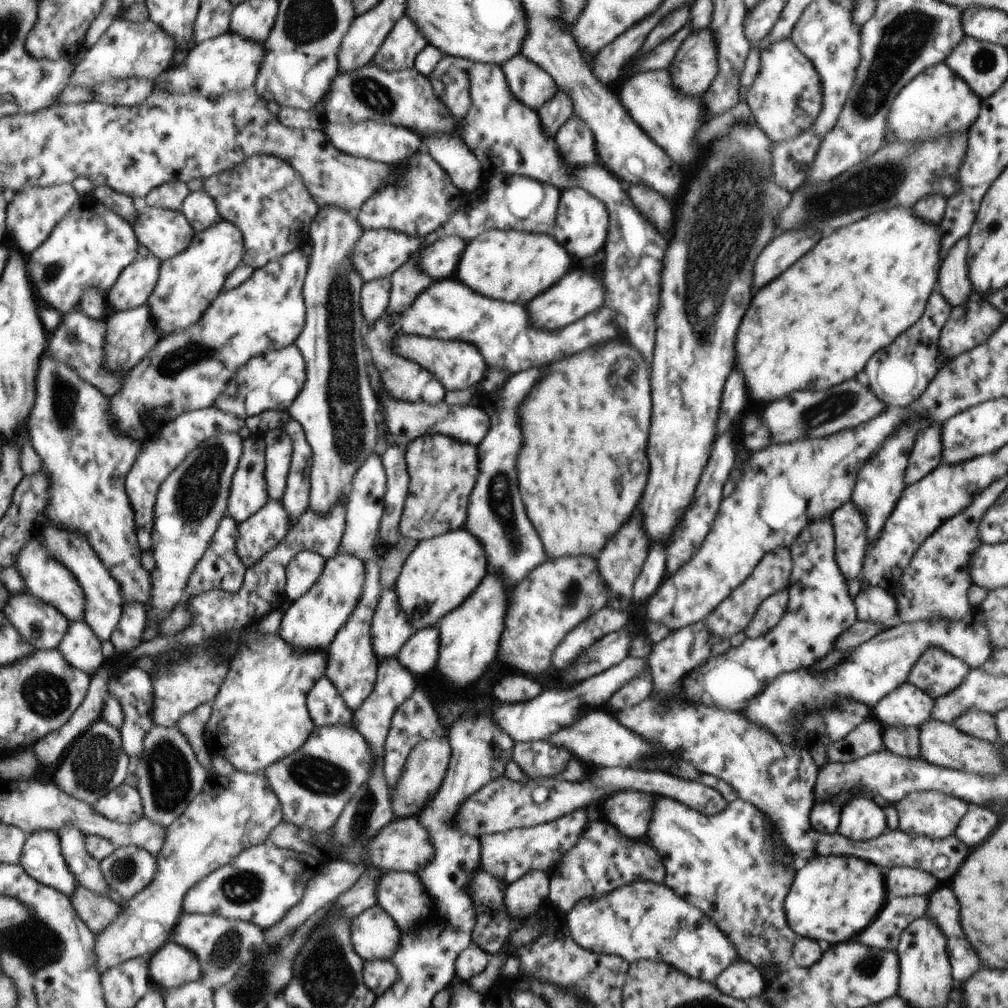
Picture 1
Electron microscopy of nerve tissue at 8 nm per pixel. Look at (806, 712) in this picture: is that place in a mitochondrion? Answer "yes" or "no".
no

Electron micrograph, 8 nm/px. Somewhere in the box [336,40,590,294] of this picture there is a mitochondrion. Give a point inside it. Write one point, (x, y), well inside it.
(377, 98)

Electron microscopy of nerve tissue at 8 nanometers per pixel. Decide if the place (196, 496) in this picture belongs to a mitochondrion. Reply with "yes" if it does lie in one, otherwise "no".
yes

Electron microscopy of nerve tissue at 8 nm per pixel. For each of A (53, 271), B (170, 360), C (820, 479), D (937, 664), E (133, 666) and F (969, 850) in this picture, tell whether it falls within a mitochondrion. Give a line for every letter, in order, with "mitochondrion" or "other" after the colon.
A: mitochondrion
B: mitochondrion
C: other
D: mitochondrion
E: other
F: other

